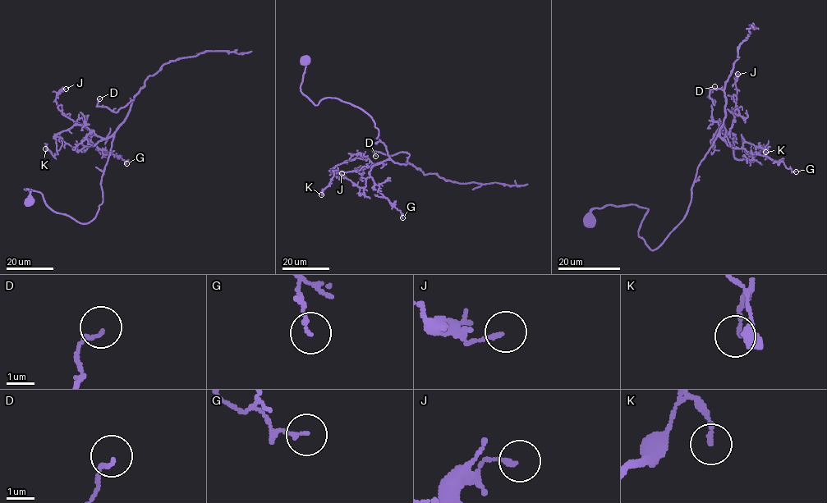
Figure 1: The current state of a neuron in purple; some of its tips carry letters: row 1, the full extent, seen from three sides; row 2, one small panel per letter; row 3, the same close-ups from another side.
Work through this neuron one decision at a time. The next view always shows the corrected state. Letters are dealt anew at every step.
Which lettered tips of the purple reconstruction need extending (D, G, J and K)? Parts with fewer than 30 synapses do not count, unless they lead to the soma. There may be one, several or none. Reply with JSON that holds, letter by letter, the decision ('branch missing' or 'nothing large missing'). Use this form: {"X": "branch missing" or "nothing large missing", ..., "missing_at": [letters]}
{"D": "nothing large missing", "G": "nothing large missing", "J": "nothing large missing", "K": "nothing large missing", "missing_at": []}

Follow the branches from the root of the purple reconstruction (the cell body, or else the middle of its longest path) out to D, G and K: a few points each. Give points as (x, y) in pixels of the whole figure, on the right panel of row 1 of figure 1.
D: (590, 219), (636, 204), (648, 208), (638, 235), (650, 249), (663, 241), (725, 116), (714, 86)
G: (590, 219), (608, 204), (646, 208), (638, 235), (656, 249), (683, 218), (717, 136), (796, 171)
K: (590, 219), (608, 204), (646, 208), (638, 235), (656, 249), (724, 137), (717, 121), (736, 158), (765, 152)

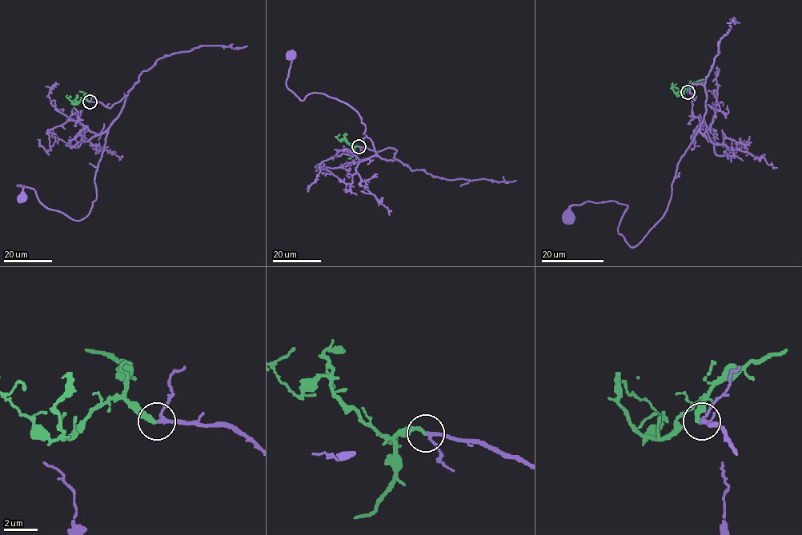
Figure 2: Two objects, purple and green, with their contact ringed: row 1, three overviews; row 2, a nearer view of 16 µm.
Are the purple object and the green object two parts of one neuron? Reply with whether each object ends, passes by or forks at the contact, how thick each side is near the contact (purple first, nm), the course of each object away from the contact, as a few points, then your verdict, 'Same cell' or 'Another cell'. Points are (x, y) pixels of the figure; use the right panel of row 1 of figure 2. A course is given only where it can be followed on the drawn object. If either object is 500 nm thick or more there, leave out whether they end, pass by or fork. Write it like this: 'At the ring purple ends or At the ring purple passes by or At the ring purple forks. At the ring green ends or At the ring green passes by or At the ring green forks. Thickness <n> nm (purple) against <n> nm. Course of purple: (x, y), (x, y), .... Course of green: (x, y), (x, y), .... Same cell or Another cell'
At the ring purple passes by. At the ring green ends. Thickness 190 nm (purple) against 260 nm. Course of purple: (687, 93), (704, 86), (704, 120), (645, 237), (618, 233), (615, 201), (569, 216). Course of green: (687, 93), (688, 88), (677, 96), (680, 92), (671, 86). Same cell

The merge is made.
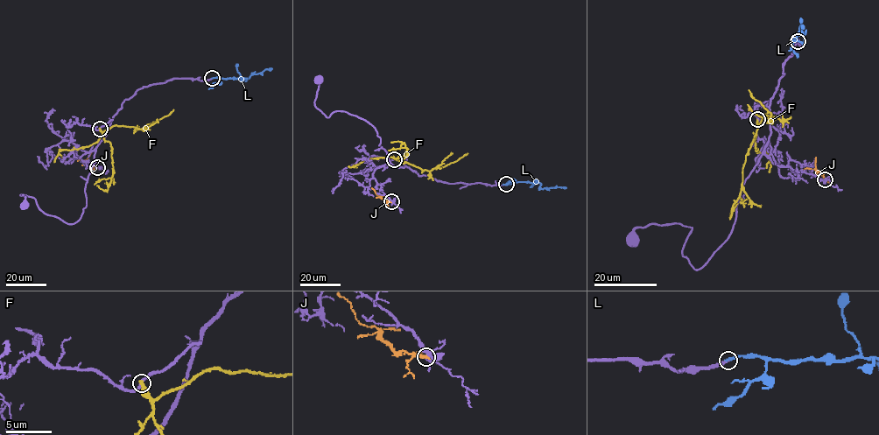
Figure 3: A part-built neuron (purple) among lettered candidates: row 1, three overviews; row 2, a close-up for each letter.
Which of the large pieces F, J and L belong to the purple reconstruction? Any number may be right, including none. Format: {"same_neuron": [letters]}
{"same_neuron": ["L"]}

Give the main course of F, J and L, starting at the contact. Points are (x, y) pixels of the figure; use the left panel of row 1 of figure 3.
F: (100, 128), (103, 131), (115, 125), (142, 129), (173, 109)
J: (97, 166), (86, 159), (77, 160)
L: (212, 78), (247, 79), (272, 68)

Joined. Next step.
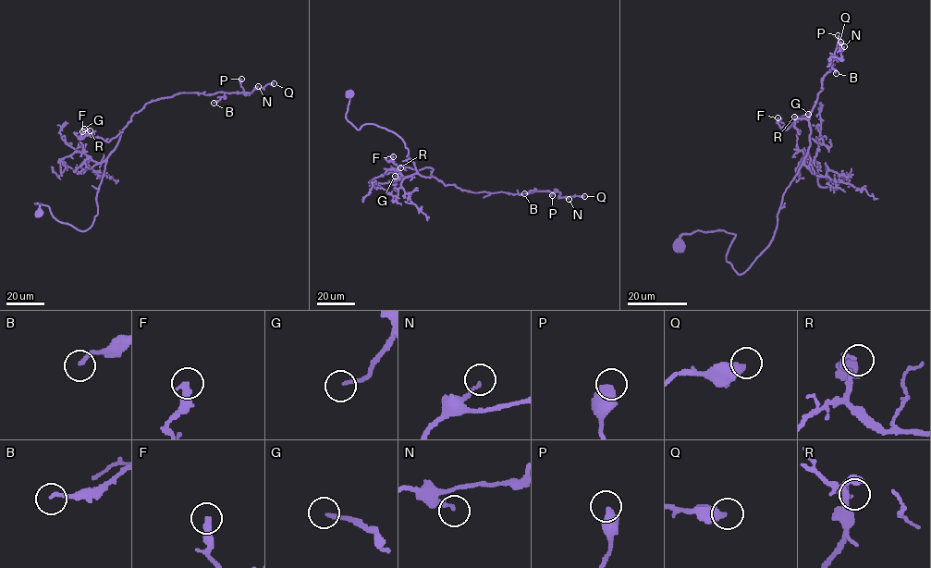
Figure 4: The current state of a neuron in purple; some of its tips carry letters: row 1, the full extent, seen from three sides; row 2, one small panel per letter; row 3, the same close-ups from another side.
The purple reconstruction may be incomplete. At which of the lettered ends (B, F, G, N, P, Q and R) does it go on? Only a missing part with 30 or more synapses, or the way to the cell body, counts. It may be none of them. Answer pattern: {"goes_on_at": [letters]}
{"goes_on_at": ["G"]}

